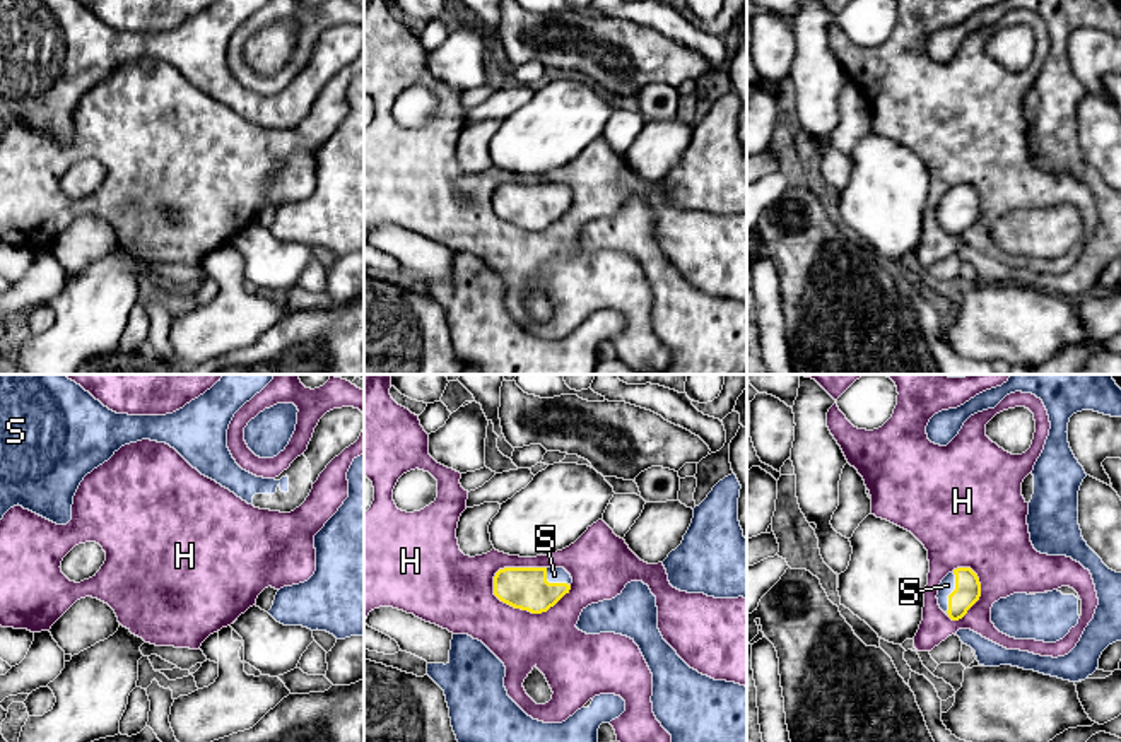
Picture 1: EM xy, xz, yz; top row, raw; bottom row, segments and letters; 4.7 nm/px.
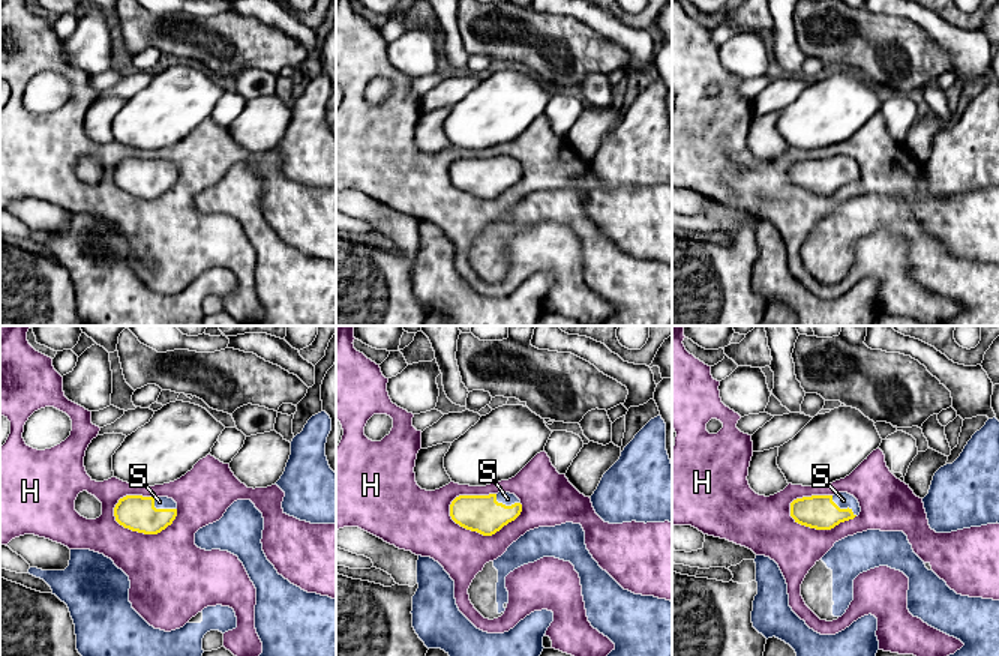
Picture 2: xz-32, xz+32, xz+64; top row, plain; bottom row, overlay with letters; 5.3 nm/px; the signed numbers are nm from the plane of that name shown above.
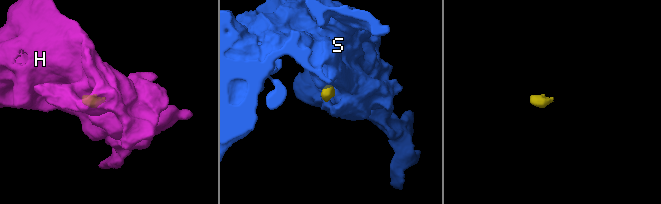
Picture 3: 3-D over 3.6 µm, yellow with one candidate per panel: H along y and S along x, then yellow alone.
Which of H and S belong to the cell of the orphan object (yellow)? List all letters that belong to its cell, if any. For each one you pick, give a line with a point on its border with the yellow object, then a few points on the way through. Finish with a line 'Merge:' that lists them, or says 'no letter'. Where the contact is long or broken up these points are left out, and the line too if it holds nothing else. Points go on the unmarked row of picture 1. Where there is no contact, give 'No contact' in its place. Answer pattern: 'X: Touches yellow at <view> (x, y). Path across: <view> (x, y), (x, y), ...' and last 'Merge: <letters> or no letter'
S: Touches yellow at yz (950, 211). Path across: yz (968, 206), (950, 211), (947, 202)
Merge: S

